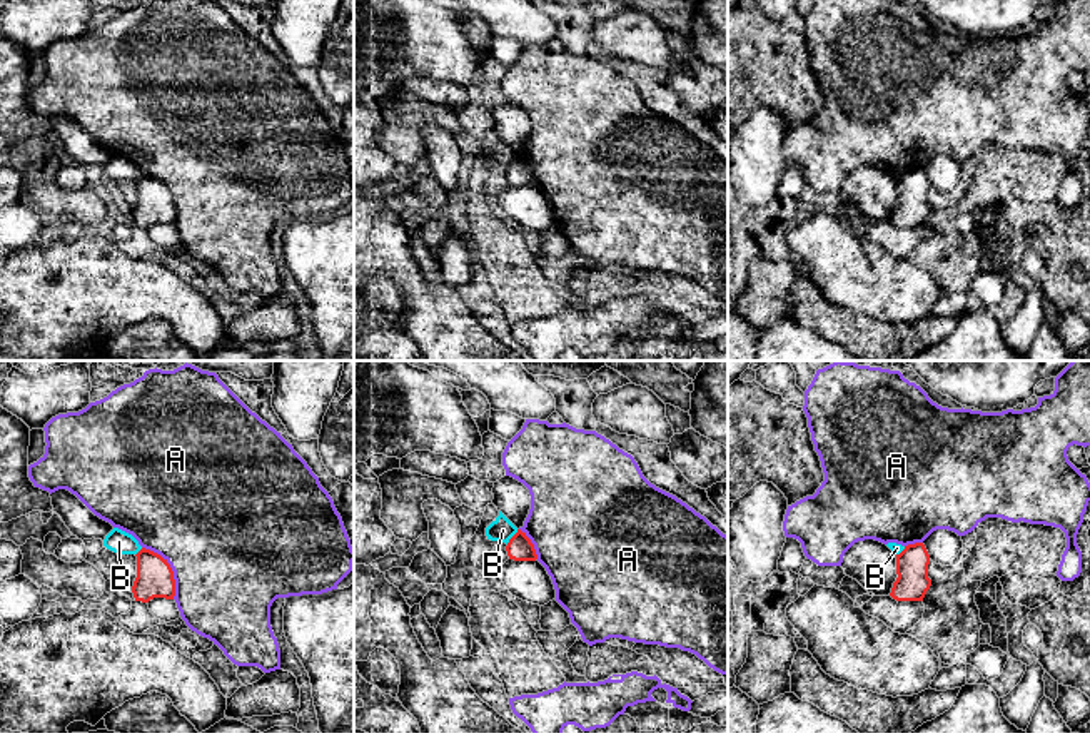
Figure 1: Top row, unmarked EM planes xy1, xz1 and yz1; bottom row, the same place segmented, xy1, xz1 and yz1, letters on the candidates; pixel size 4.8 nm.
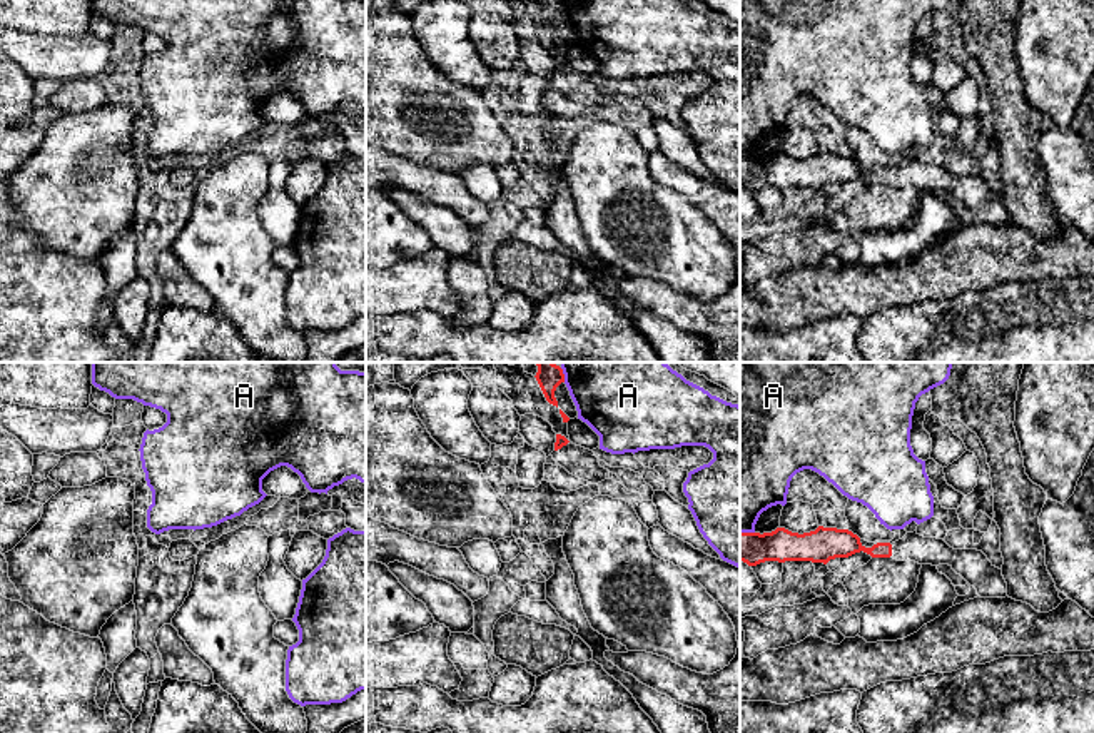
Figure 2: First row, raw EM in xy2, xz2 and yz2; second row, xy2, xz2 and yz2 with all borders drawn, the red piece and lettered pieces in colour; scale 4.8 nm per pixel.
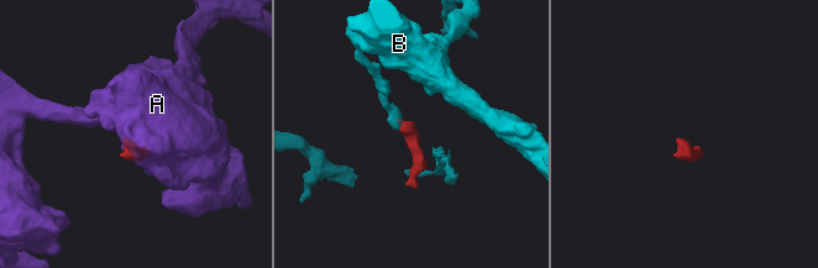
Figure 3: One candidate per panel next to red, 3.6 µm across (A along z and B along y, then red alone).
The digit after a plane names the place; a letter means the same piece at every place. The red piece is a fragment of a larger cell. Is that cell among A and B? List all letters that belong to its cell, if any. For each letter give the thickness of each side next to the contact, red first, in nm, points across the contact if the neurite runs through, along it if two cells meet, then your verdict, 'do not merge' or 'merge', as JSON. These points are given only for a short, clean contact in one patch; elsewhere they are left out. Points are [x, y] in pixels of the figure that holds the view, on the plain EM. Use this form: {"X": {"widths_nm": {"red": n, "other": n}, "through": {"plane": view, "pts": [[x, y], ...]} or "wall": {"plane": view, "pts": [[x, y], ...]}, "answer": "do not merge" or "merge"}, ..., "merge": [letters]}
{"A": {"widths_nm": {"red": 180, "other": 500}, "answer": "do not merge"}, "B": {"widths_nm": {"red": 130, "other": 110}, "wall": {"plane": "xz1", "pts": [[518, 156], [506, 169]]}, "answer": "do not merge"}, "merge": []}

